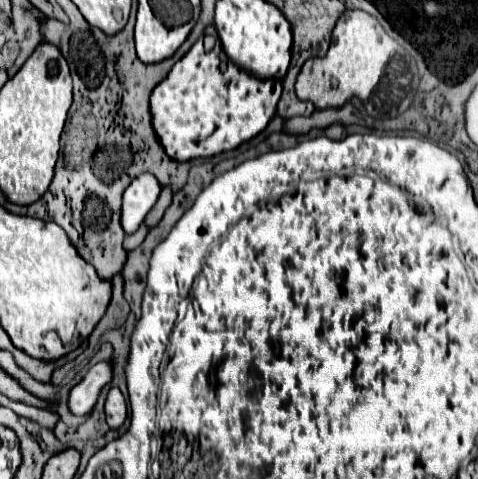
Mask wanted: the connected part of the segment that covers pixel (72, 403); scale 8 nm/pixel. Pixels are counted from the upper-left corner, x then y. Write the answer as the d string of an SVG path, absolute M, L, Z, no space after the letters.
M100 362L88 370L84 380L80 380L68 394L68 408L74 416L86 416L98 400L104 384L112 380L110 362Z

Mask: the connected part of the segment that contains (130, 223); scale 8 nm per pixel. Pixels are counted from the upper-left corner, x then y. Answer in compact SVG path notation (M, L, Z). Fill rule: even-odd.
M142 174L130 182L122 194L122 218L120 224L126 234L138 230L146 214L152 210L160 194L160 184L152 174Z

